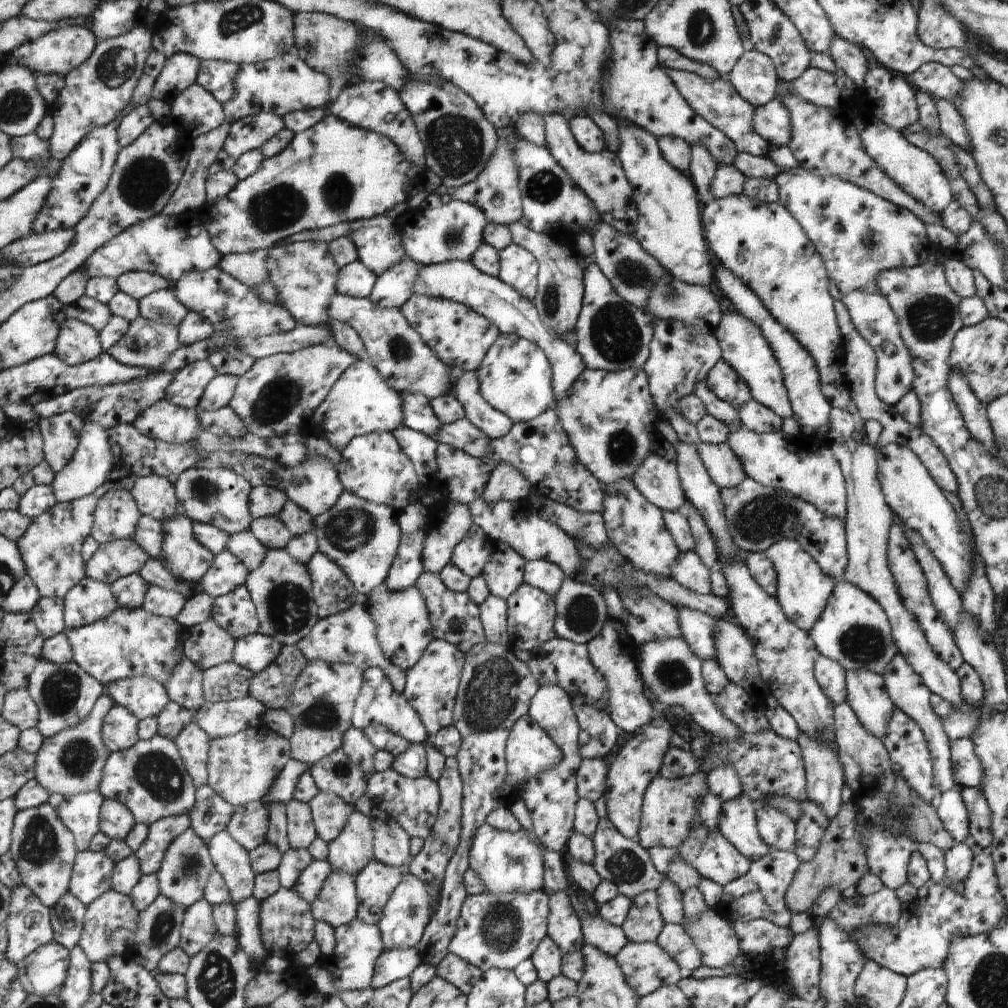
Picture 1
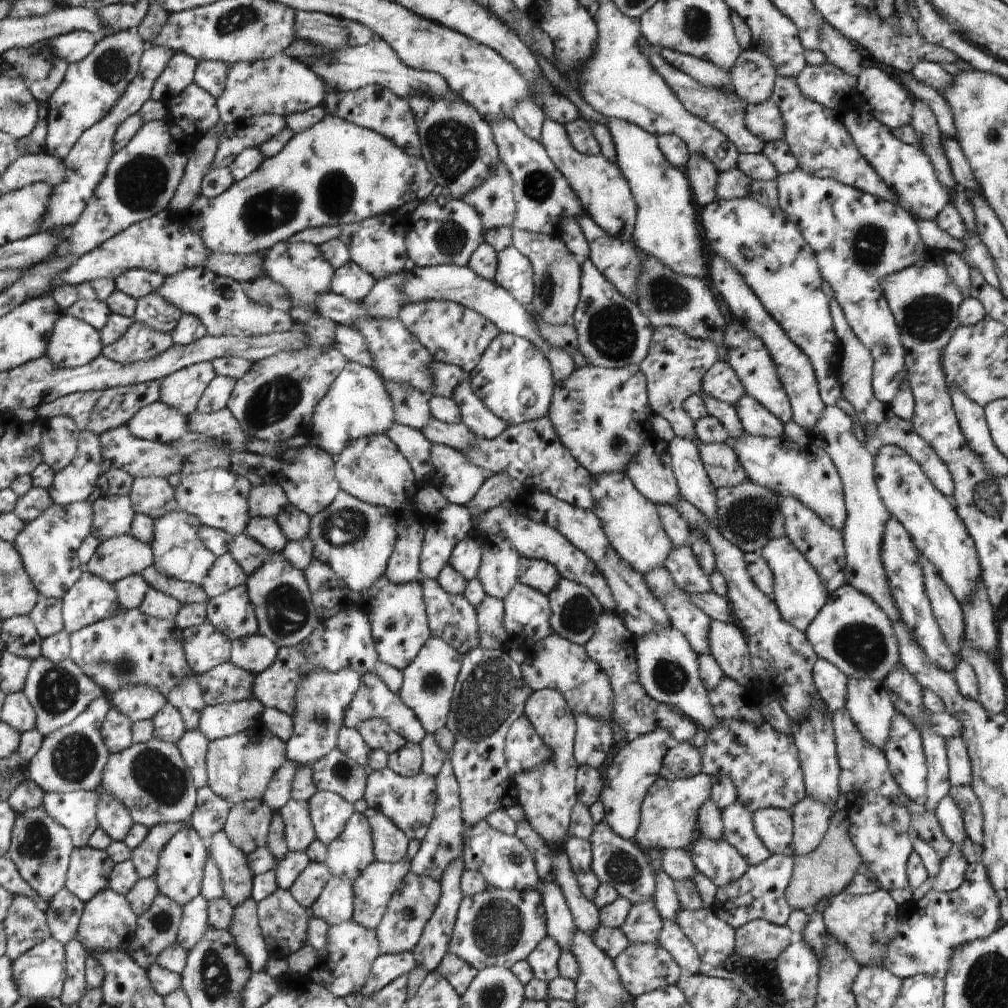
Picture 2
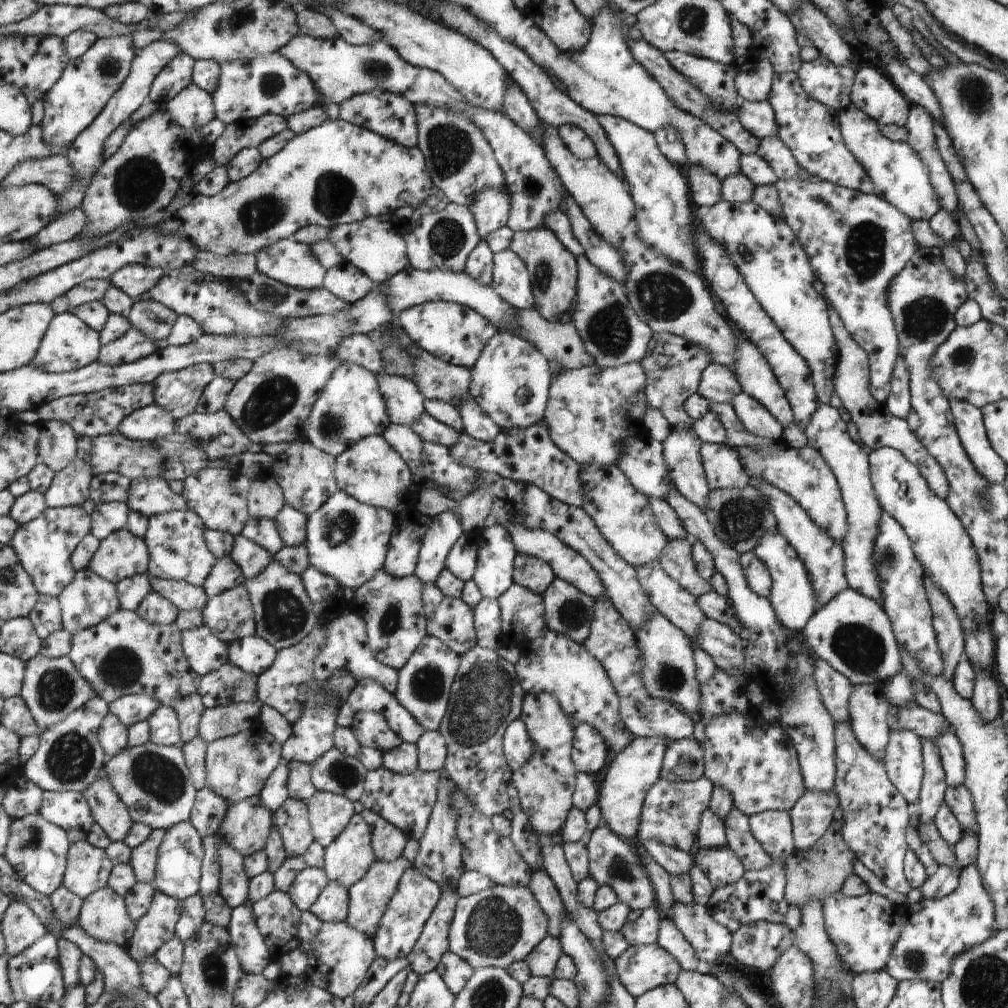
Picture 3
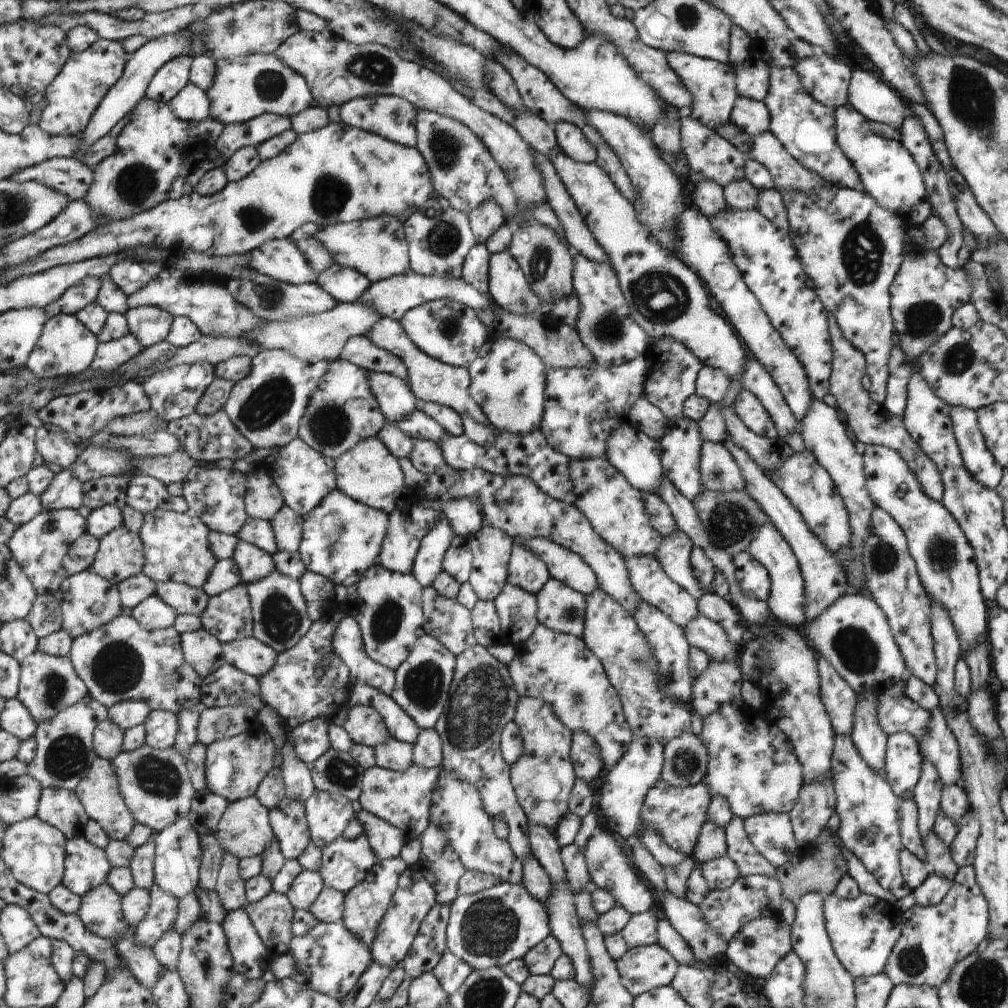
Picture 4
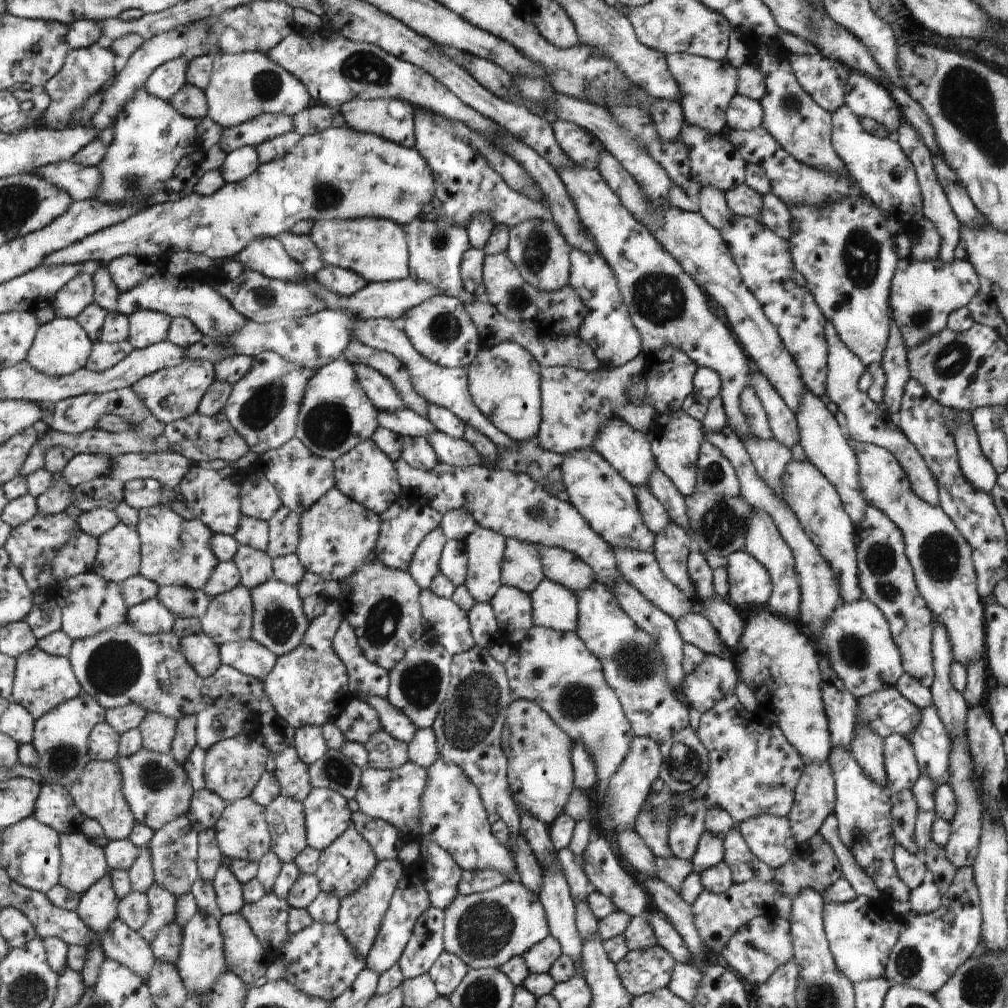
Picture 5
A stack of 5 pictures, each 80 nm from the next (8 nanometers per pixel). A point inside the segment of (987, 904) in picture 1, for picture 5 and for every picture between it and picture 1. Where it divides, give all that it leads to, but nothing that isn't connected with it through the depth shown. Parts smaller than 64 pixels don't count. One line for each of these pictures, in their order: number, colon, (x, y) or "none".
2: (924, 943)
3: (944, 928)
4: (934, 938)
5: (930, 948)

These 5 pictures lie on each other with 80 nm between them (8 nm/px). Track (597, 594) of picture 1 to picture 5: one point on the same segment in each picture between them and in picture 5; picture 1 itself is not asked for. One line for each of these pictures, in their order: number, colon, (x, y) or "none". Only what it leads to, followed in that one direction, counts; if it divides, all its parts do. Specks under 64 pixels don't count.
2: (575, 609)
3: (570, 612)
4: (561, 608)
5: (555, 607)

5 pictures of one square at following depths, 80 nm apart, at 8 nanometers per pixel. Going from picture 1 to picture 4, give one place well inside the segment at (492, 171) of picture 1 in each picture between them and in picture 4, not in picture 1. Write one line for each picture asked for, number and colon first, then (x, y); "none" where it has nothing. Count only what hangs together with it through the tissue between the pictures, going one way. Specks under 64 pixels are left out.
2: (494, 200)
3: (491, 208)
4: (486, 218)

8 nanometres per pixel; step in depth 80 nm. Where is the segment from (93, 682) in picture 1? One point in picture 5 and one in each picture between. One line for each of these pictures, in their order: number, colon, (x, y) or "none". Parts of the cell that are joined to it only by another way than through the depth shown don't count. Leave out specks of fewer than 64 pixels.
2: (60, 691)
3: (53, 688)
4: (47, 684)
5: (42, 681)

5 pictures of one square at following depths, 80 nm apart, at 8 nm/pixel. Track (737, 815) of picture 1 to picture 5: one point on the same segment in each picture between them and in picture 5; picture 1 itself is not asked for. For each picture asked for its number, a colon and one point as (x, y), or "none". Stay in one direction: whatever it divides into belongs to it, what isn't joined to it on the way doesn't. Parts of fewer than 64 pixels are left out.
2: (739, 830)
3: (739, 836)
4: (740, 849)
5: (745, 865)

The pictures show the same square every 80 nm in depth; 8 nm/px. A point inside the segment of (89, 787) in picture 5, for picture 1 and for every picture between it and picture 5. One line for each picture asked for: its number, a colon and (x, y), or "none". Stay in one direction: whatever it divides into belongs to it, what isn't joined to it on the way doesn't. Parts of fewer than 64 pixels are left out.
1: (116, 820)
2: (113, 816)
3: (109, 812)
4: (99, 792)

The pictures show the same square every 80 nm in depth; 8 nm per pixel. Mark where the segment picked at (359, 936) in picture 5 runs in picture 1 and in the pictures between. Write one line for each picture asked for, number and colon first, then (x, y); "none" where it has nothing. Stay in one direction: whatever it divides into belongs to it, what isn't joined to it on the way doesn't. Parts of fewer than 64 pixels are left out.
1: (375, 883)
2: (372, 891)
3: (369, 898)
4: (365, 906)

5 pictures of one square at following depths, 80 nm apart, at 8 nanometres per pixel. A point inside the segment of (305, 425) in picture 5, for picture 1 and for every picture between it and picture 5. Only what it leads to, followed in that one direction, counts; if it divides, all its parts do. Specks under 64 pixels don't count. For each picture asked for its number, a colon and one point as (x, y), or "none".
1: (361, 402)
2: (357, 404)
3: (350, 407)
4: (342, 411)

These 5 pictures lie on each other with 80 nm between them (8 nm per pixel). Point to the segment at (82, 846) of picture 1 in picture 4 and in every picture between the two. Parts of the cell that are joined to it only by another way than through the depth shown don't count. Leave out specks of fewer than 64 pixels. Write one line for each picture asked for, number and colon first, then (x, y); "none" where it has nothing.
2: (76, 810)
3: (69, 810)
4: (61, 808)

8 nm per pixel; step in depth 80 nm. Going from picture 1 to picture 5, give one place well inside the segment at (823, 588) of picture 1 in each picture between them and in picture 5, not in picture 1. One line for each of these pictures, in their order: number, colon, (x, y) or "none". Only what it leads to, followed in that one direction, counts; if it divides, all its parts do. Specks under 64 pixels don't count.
2: (799, 593)
3: (794, 600)
4: (787, 602)
5: (763, 540)

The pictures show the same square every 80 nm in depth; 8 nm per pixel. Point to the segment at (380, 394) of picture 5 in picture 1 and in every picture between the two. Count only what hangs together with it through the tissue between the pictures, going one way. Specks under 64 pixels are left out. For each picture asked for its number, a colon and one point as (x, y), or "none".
1: (418, 412)
2: (411, 406)
3: (405, 403)
4: (397, 400)

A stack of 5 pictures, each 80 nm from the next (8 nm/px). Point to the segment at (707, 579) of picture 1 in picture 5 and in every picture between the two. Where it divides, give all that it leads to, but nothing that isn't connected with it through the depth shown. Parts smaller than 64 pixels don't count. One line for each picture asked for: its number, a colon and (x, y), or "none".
2: (684, 568)
3: (677, 561)
4: (674, 553)
5: (671, 547)

